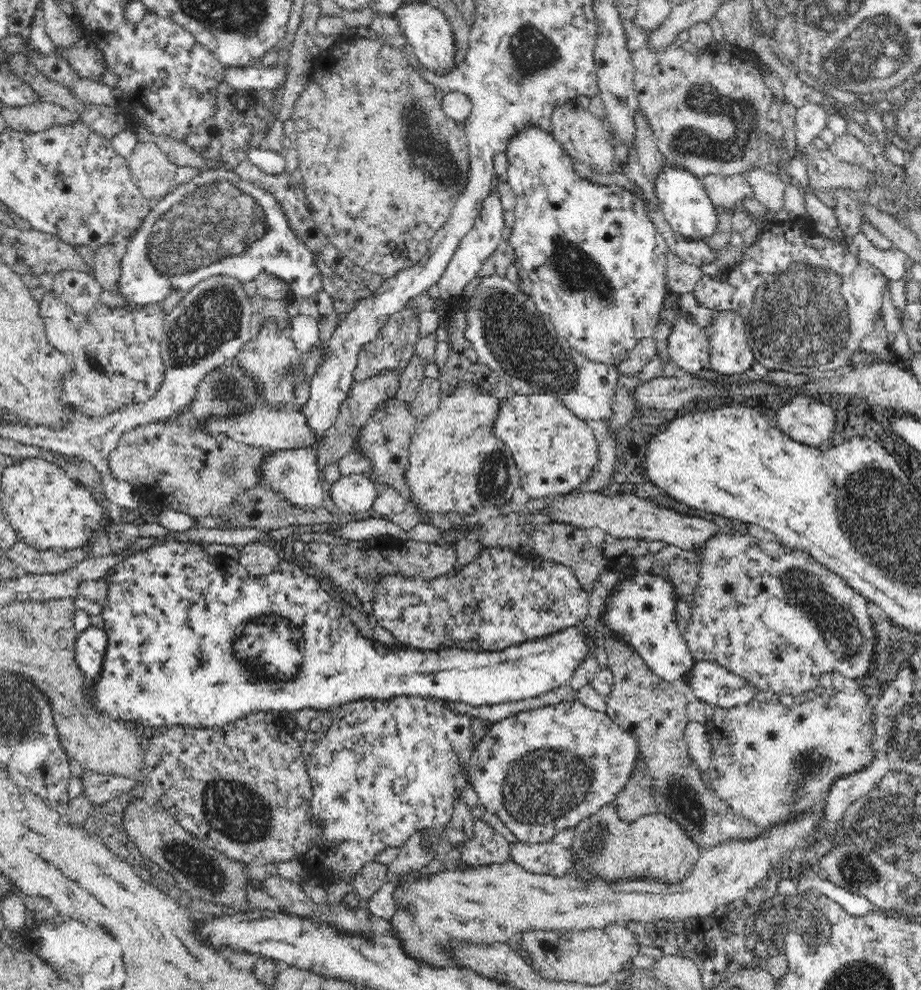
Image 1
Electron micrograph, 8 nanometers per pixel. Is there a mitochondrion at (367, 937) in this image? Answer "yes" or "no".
no

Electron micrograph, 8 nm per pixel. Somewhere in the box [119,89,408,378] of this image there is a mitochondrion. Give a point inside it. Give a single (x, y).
(217, 220)

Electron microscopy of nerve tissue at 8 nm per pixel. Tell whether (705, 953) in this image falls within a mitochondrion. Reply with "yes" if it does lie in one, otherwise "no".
no

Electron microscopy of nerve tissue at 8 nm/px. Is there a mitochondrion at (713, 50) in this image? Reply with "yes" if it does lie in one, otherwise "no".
no

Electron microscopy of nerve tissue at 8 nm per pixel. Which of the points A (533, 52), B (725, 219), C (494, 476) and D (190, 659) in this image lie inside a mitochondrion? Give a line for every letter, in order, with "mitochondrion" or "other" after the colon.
A: mitochondrion
B: other
C: mitochondrion
D: other

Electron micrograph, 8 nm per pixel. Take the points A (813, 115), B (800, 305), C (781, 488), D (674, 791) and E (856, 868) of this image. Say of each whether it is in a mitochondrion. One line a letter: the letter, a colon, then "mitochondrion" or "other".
A: other
B: mitochondrion
C: other
D: mitochondrion
E: mitochondrion

